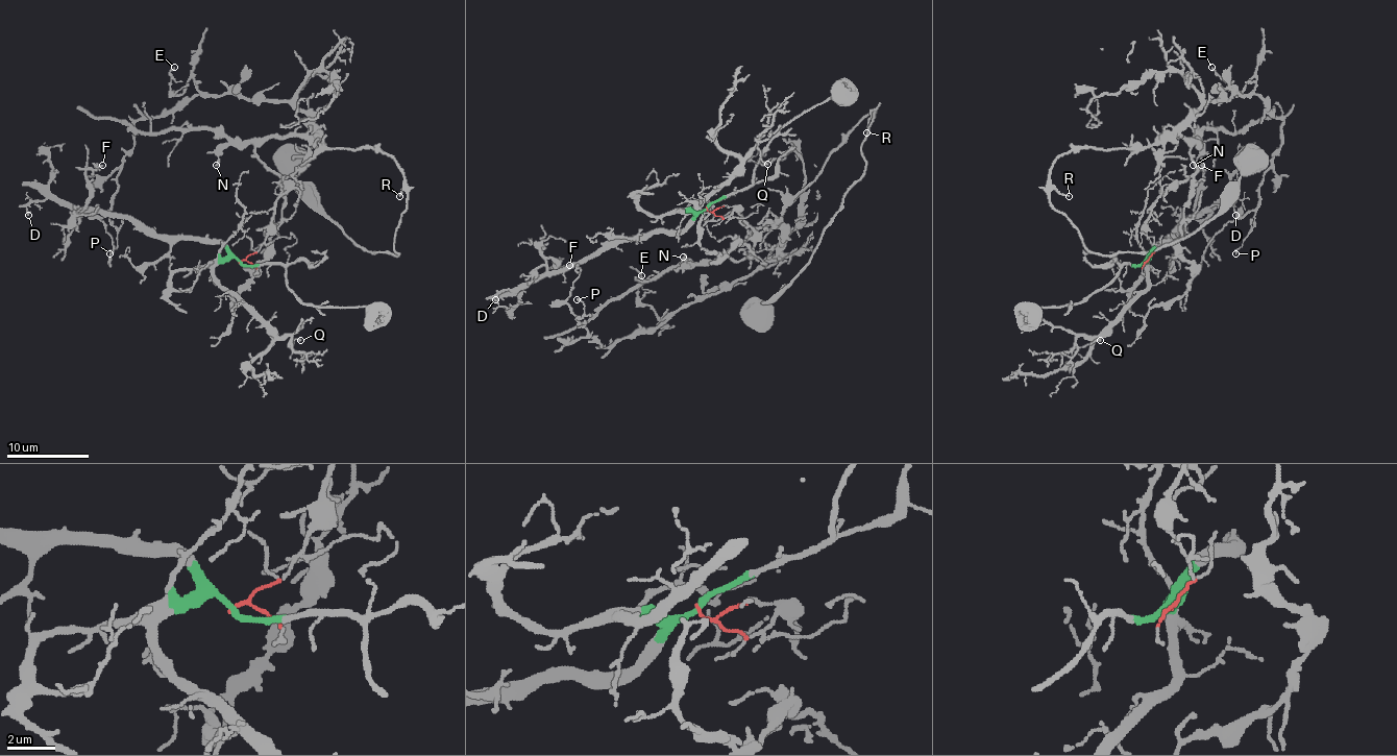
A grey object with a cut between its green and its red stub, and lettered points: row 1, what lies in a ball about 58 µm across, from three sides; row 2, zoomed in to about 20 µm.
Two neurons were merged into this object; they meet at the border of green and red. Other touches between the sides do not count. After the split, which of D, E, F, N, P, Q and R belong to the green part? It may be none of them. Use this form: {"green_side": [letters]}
{"green_side": ["D", "F", "Q"]}

